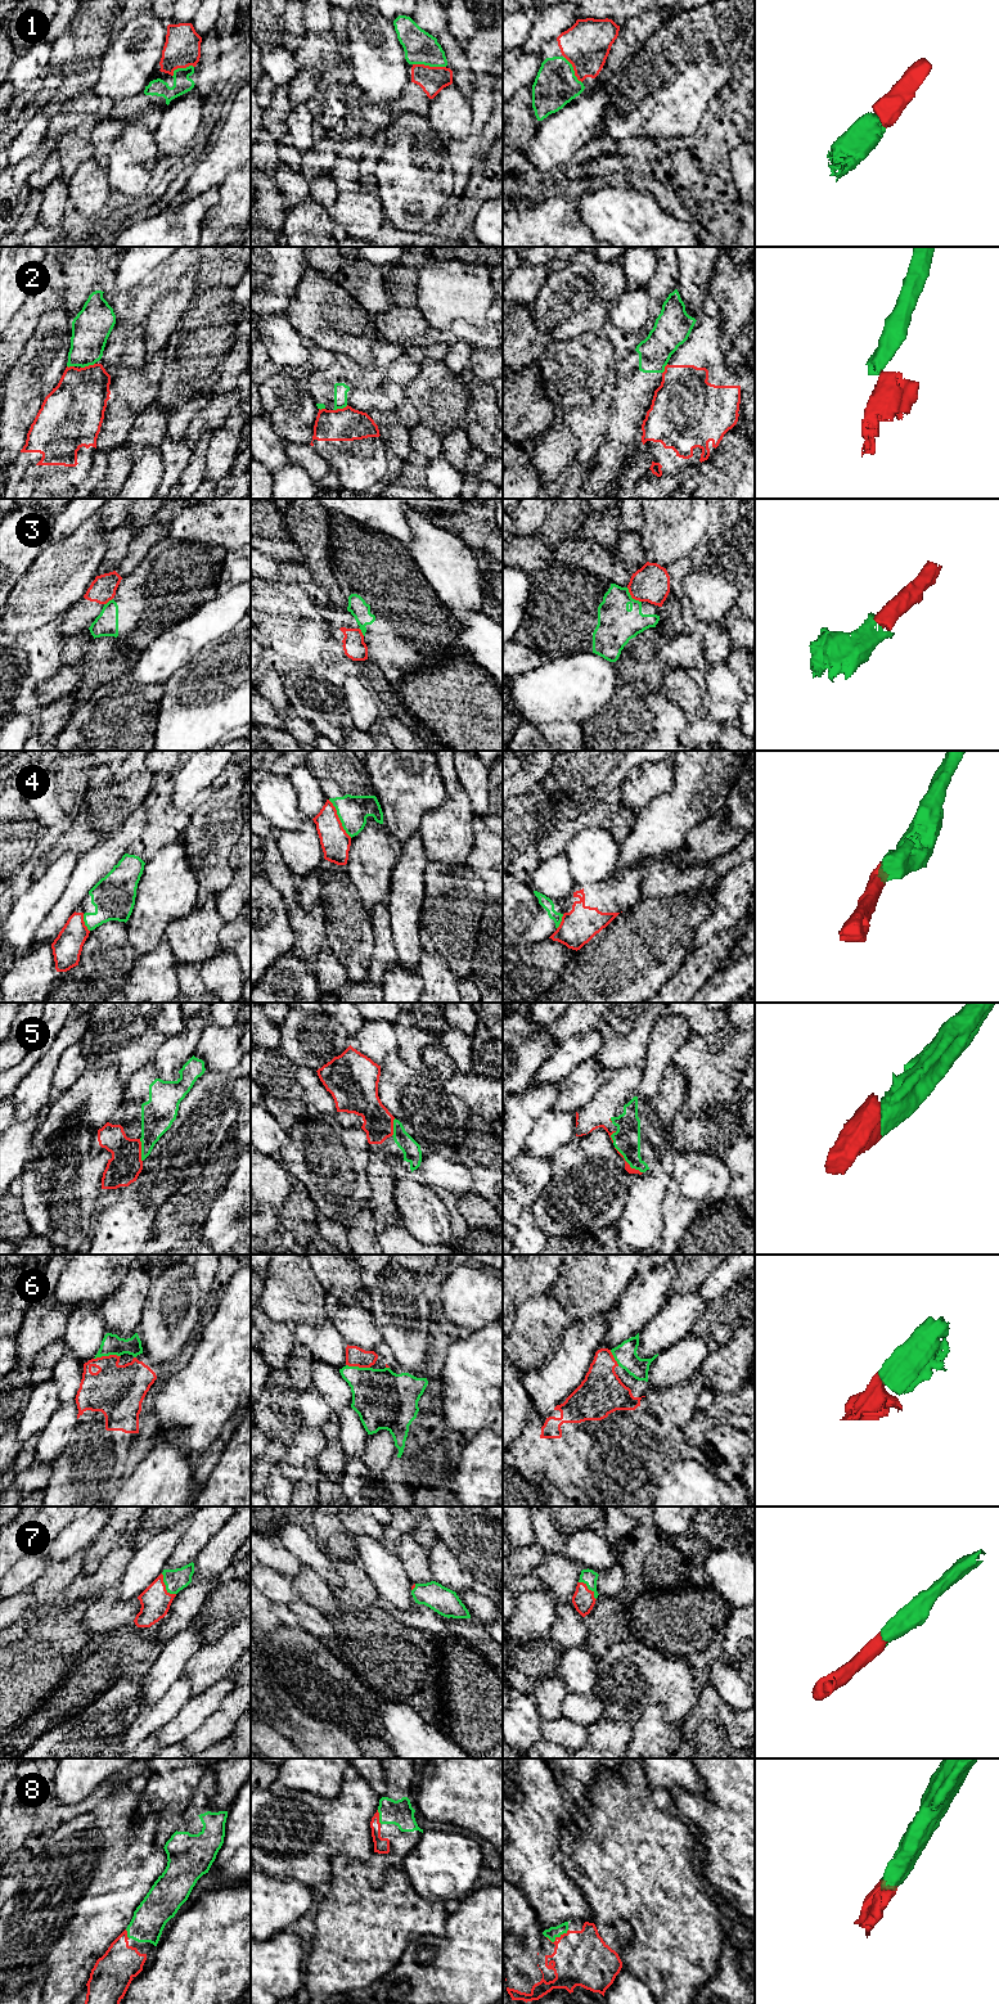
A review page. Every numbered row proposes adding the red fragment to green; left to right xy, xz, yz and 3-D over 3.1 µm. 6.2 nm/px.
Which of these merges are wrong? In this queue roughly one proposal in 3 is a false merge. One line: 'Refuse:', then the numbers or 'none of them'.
Refuse: 2, 3, 4

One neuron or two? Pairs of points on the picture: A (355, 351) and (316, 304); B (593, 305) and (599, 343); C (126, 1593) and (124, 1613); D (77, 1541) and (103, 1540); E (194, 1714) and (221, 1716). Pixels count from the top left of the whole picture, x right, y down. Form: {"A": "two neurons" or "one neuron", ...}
{"A": "one neuron", "B": "two neurons", "C": "two neurons", "D": "two neurons", "E": "two neurons"}

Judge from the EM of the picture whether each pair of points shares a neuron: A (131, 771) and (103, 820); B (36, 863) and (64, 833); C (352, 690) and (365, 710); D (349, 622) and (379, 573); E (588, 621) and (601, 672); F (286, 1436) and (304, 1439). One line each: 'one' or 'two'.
A: one
B: one
C: one
D: two
E: two
F: two

